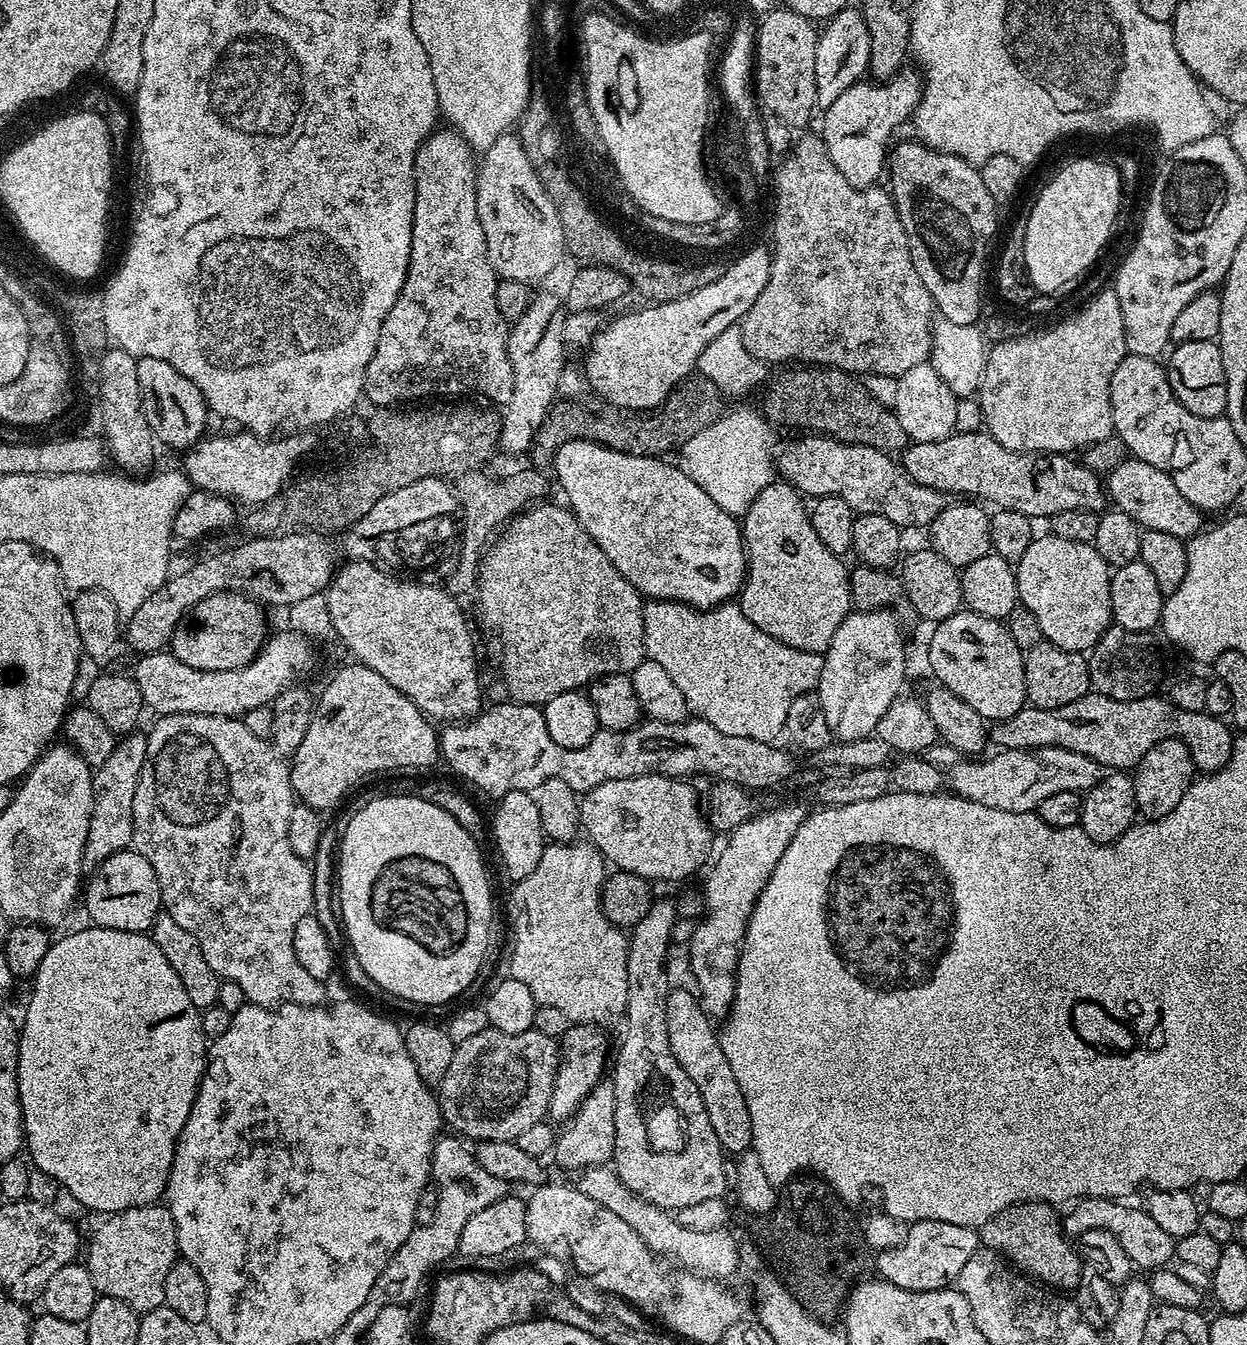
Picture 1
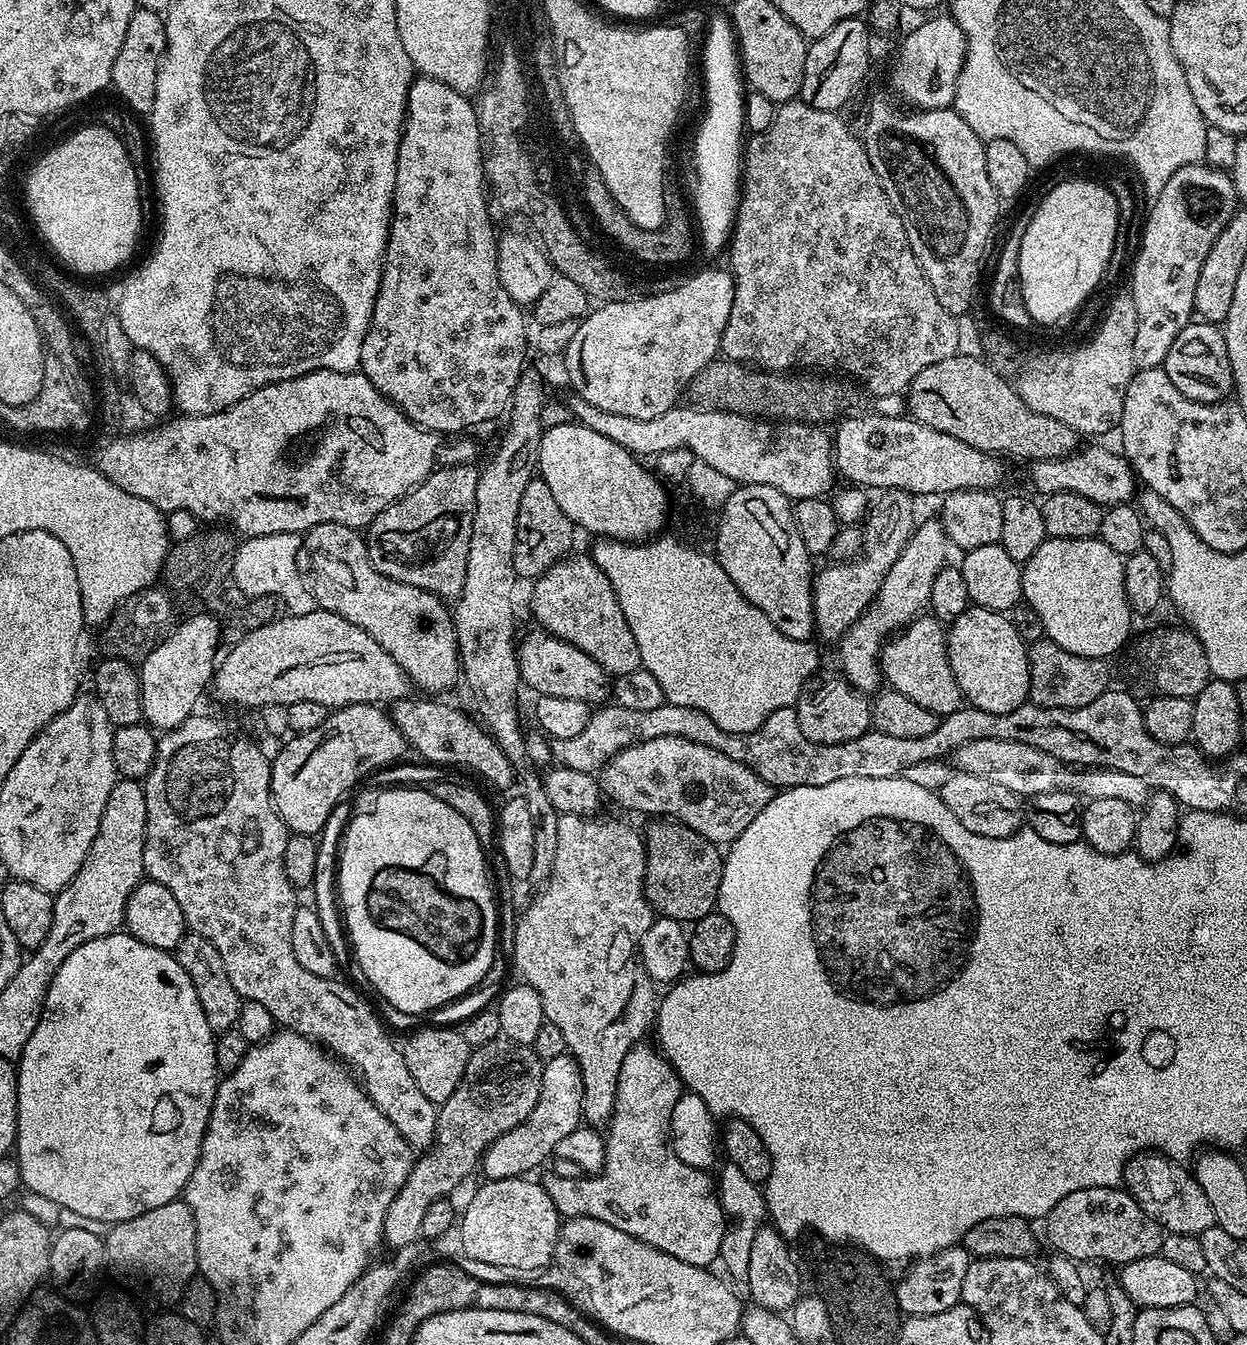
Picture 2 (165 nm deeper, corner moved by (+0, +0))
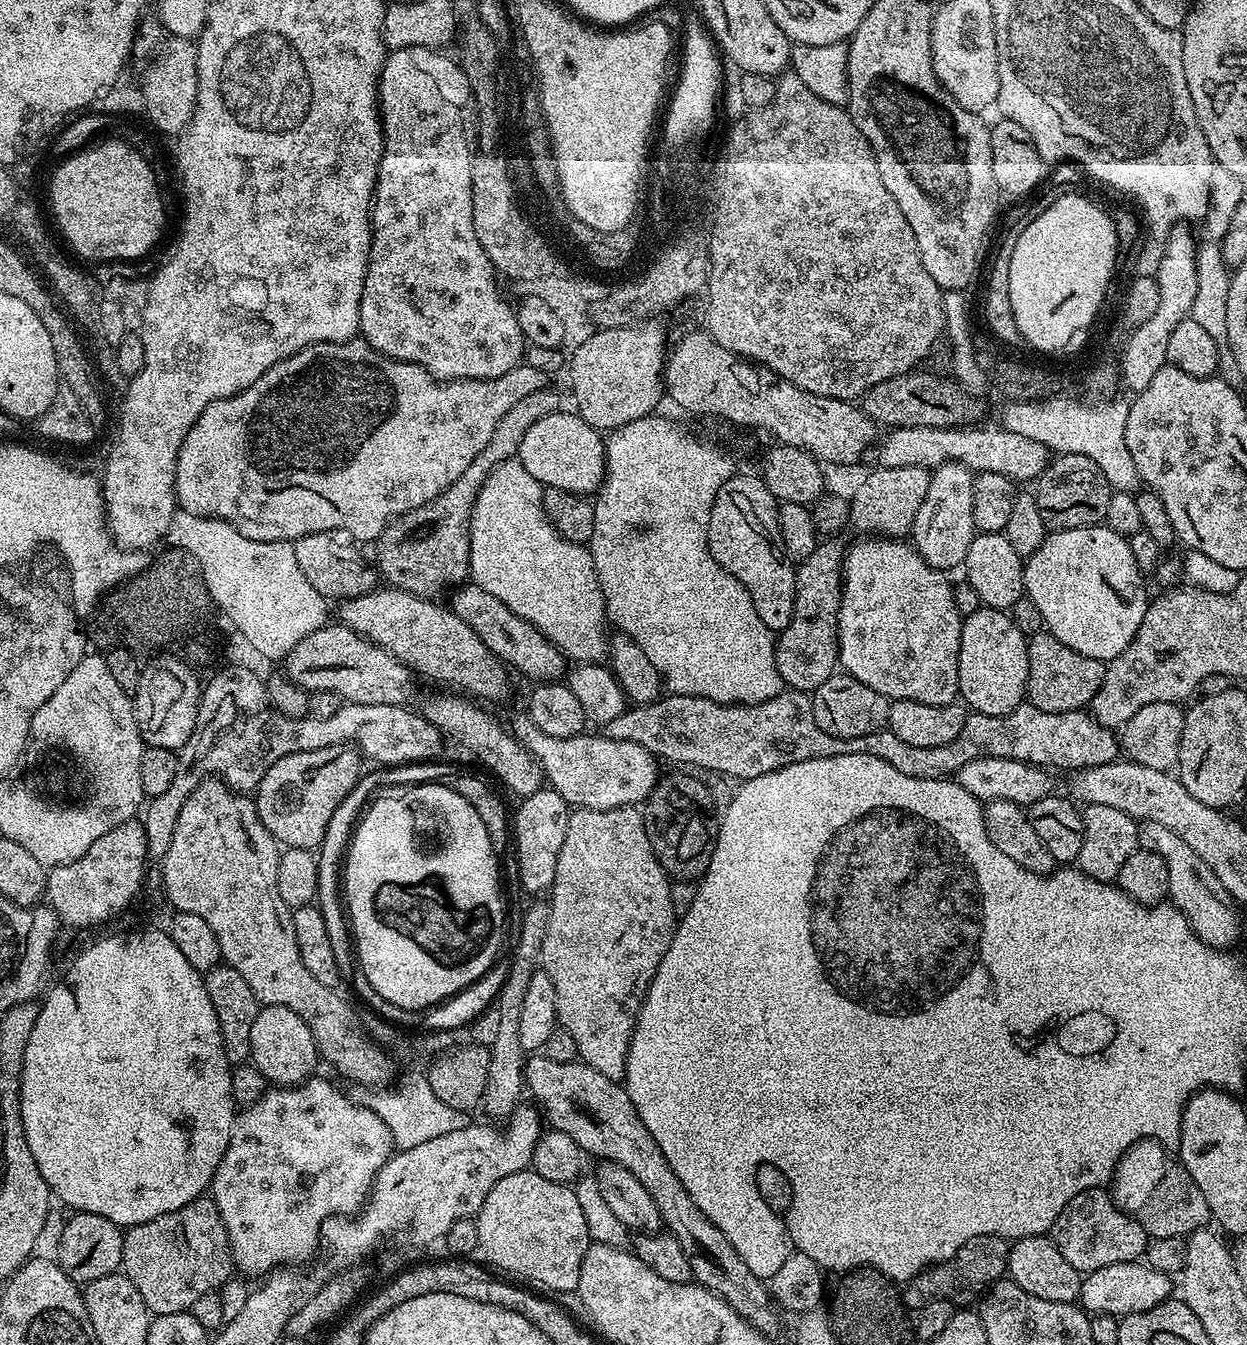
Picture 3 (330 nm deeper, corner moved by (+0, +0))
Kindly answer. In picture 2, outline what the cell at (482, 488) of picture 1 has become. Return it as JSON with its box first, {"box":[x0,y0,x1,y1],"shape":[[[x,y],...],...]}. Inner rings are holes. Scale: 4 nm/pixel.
{"box":[513,476,576,580],"shape":[[[538,476],[532,478],[523,492],[516,533],[517,550],[513,559],[518,562],[522,561],[516,565],[517,575],[522,578],[526,576],[530,580],[543,575],[545,569],[571,551],[569,548],[574,540],[574,534],[576,534],[575,524],[566,517],[561,506],[555,501],[550,486],[546,485],[546,482]]]}

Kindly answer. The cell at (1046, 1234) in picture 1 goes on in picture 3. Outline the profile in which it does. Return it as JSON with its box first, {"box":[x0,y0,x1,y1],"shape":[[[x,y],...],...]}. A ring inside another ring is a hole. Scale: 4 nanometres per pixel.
{"box":[902,1234,1009,1310],"shape":[[[982,1234],[978,1238],[970,1238],[954,1255],[941,1264],[933,1264],[919,1272],[915,1278],[907,1281],[902,1288],[902,1299],[905,1309],[919,1310],[932,1300],[959,1301],[959,1296],[968,1296],[971,1292],[983,1294],[1005,1279],[1008,1270],[1009,1241],[1001,1236]]]}

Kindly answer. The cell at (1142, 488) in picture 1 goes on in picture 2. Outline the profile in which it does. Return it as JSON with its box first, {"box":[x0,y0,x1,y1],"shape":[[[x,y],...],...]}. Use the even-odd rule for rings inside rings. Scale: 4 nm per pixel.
{"box":[1031,448,1138,506],"shape":[[[1086,448],[1071,452],[1069,456],[1057,460],[1035,461],[1031,465],[1032,484],[1040,491],[1039,495],[1045,497],[1054,492],[1073,492],[1082,494],[1082,498],[1090,498],[1101,506],[1129,503],[1138,492],[1138,477],[1133,472],[1132,465],[1119,451],[1111,452],[1108,448]]]}

